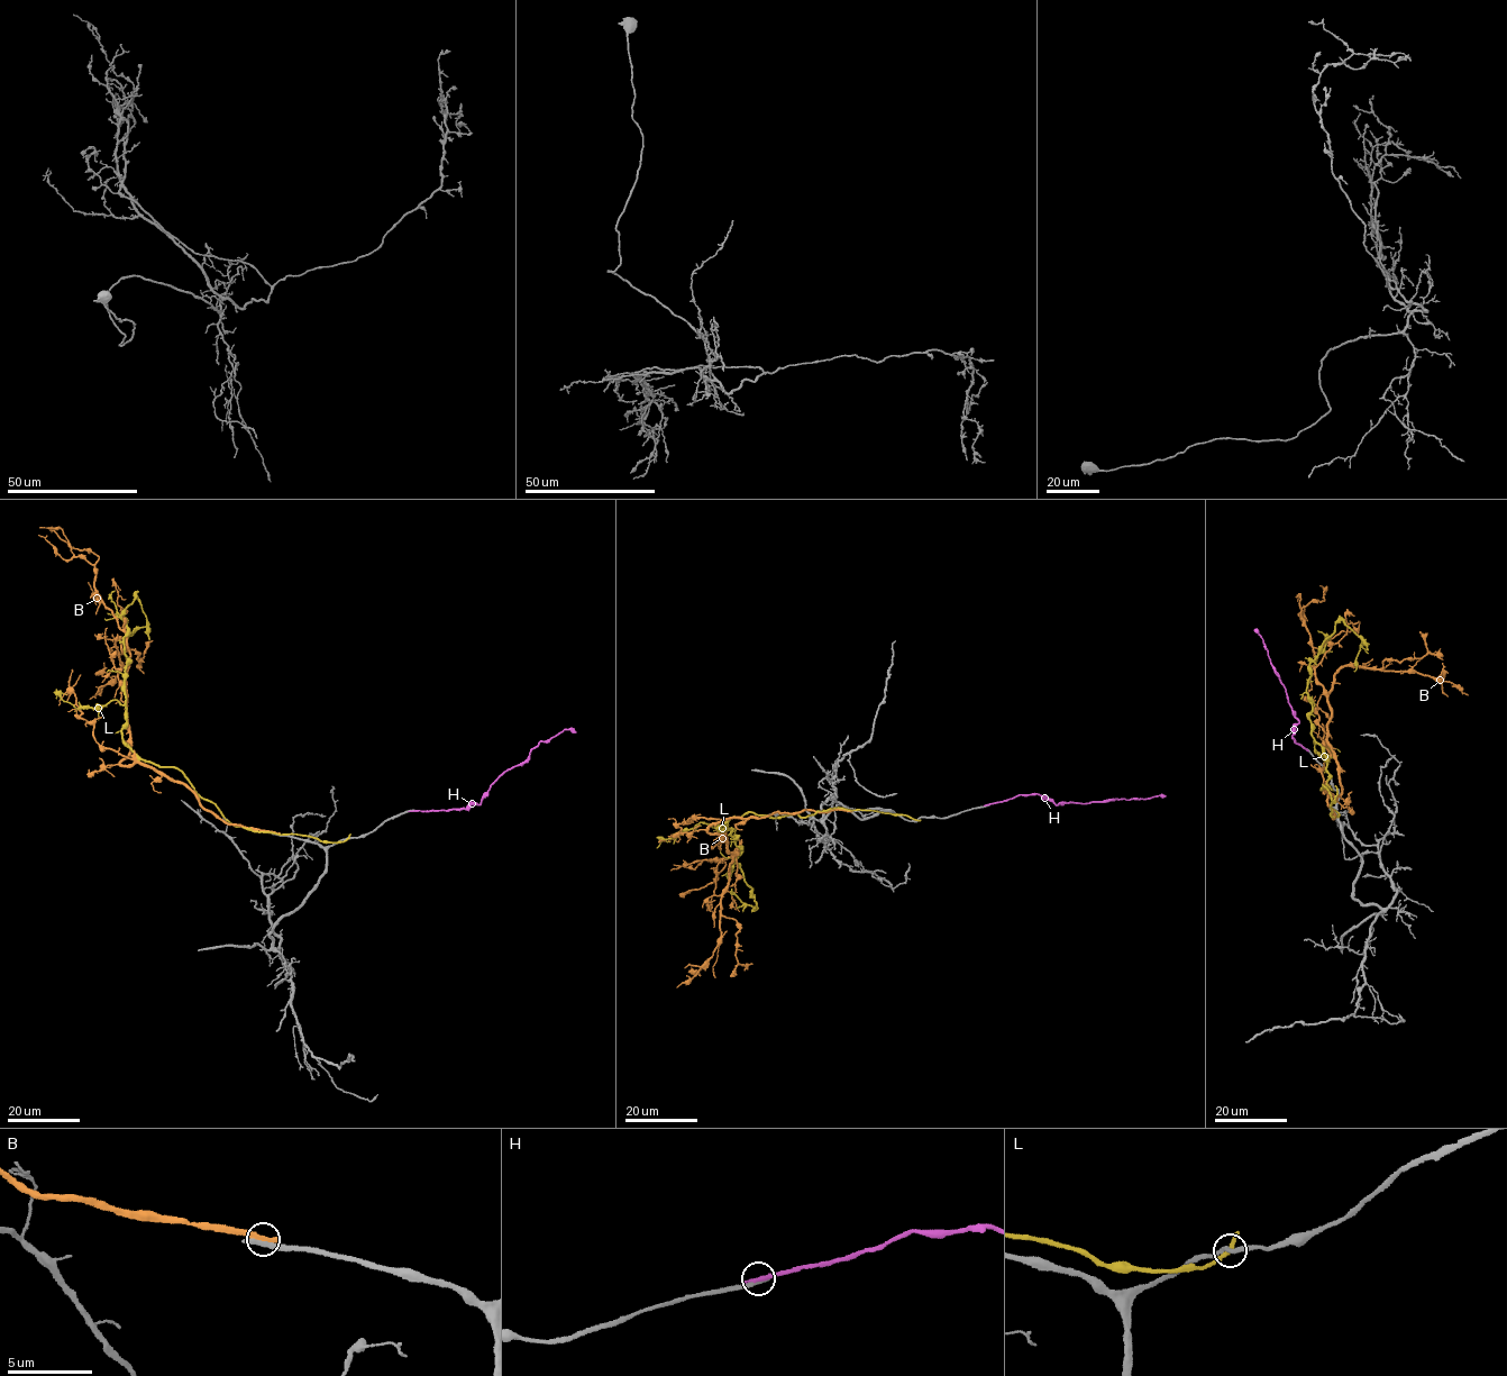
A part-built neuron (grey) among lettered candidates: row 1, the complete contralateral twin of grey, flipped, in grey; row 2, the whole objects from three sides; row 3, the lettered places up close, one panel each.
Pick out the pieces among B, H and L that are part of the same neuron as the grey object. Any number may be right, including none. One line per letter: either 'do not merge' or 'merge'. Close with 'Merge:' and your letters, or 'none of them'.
B: do not merge
H: do not merge
L: do not merge
Merge: none of them

